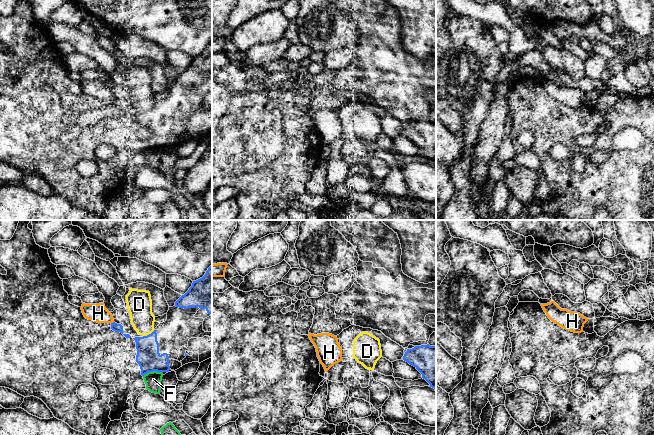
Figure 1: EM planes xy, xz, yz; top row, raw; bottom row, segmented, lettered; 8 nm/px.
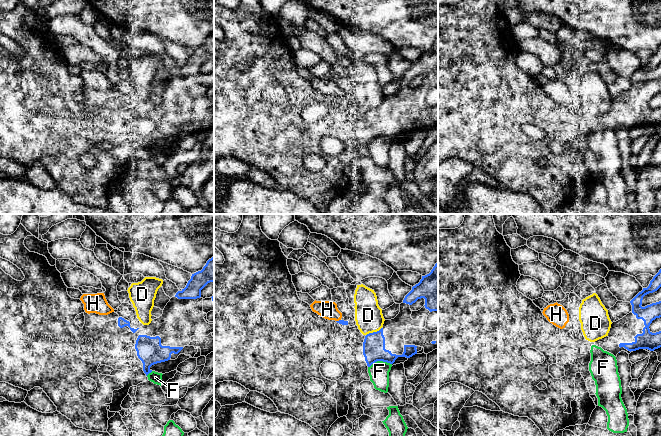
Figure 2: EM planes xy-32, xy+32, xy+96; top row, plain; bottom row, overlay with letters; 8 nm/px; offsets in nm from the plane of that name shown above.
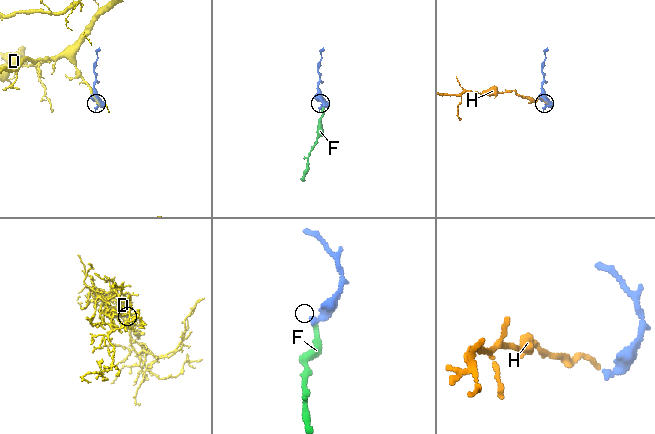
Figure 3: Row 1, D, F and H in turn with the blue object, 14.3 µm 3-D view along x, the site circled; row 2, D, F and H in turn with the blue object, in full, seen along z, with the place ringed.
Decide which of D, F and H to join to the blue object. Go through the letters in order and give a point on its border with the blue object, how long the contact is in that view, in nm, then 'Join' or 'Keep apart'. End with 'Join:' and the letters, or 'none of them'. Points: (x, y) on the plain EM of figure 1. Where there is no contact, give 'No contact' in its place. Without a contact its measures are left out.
D: Touches blue at xy (149, 110). Shared border 90 nm. Keep apart
F: Touches blue at xy (152, 147). Shared border 160 nm. Keep apart
H: Touches blue at xy (113, 98). Shared border 30 nm. Keep apart
Join: none of them

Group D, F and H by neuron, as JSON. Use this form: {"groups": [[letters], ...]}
{"groups": [["D", "F"], ["H"]]}

